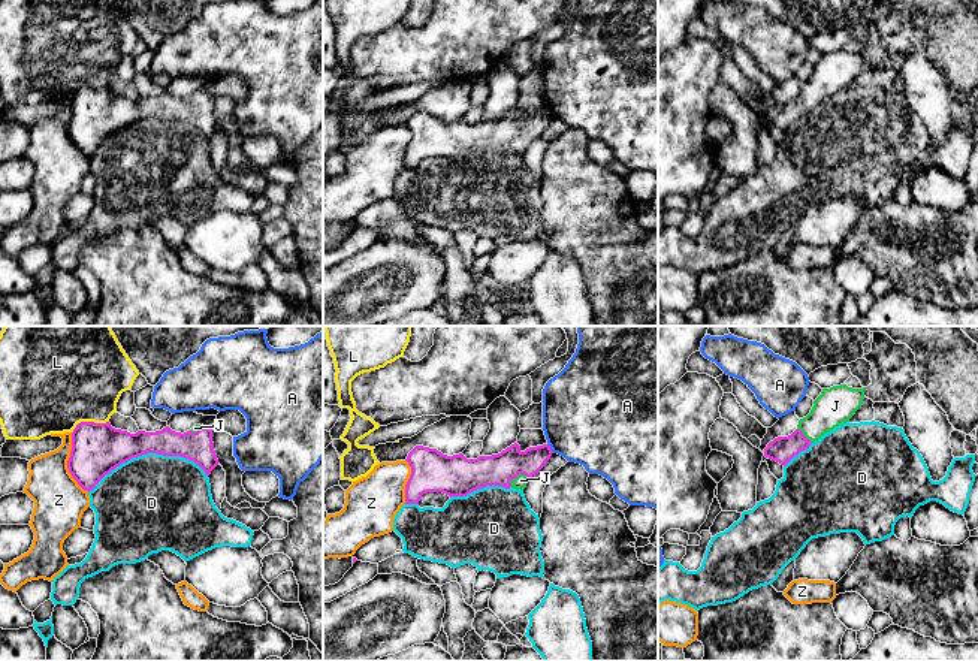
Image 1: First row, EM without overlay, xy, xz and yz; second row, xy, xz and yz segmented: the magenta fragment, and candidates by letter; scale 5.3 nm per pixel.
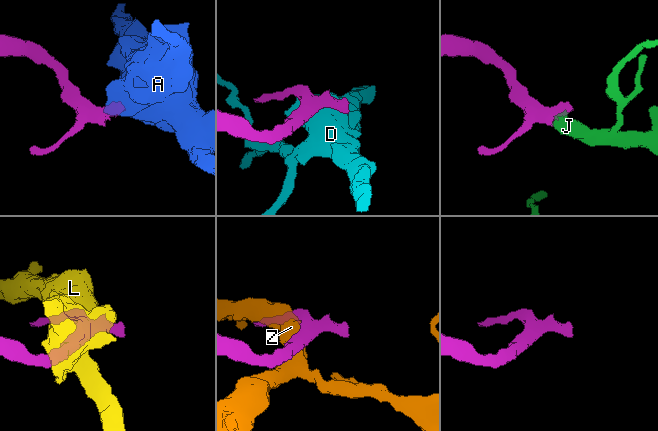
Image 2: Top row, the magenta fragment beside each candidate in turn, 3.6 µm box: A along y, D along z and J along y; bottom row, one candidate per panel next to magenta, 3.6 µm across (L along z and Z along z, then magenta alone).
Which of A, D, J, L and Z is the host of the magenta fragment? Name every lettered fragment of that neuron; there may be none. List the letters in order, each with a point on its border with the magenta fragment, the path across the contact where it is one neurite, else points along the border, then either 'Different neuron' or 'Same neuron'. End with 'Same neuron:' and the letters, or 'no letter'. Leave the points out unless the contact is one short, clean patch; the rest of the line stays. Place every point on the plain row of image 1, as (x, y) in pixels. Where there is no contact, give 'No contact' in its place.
A: Touches magenta at xz (549, 112). Boundary: xz (548, 108), (554, 117). Different neuron
D: Touches magenta at xy (147, 117). Different neuron
J: Touches magenta at xz (519, 138). Path across: xz (497, 135), (519, 138), (521, 145). Same neuron
L: Touches magenta at xy (88, 87). Different neuron
Z: Touches magenta at xy (68, 127). Different neuron
Same neuron: J

